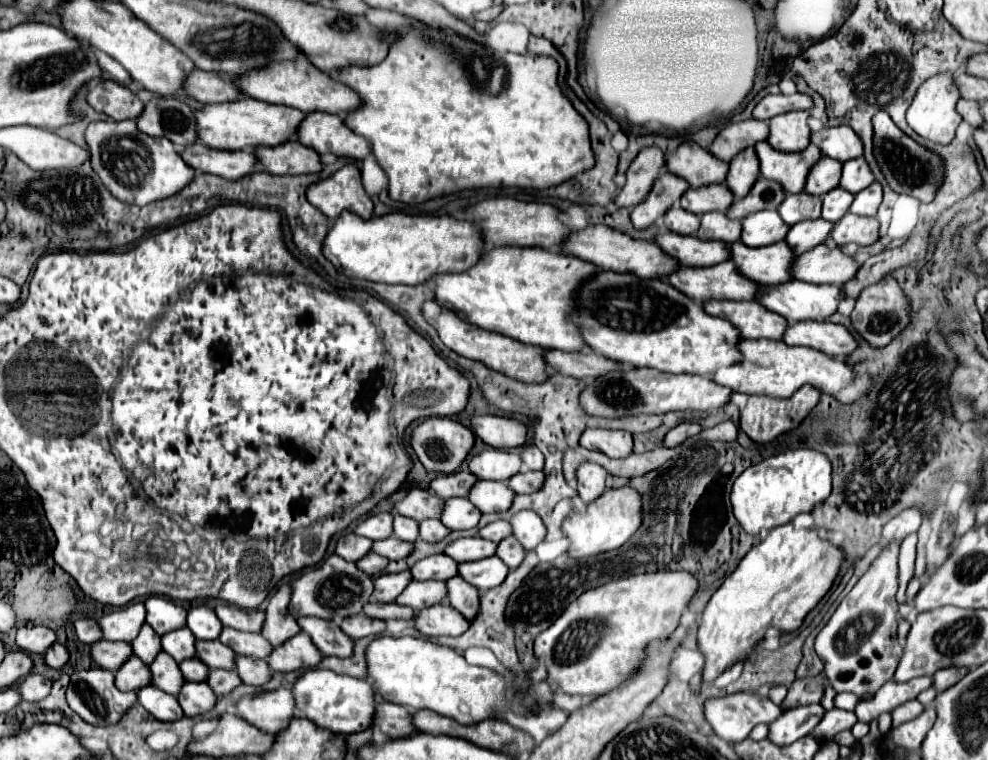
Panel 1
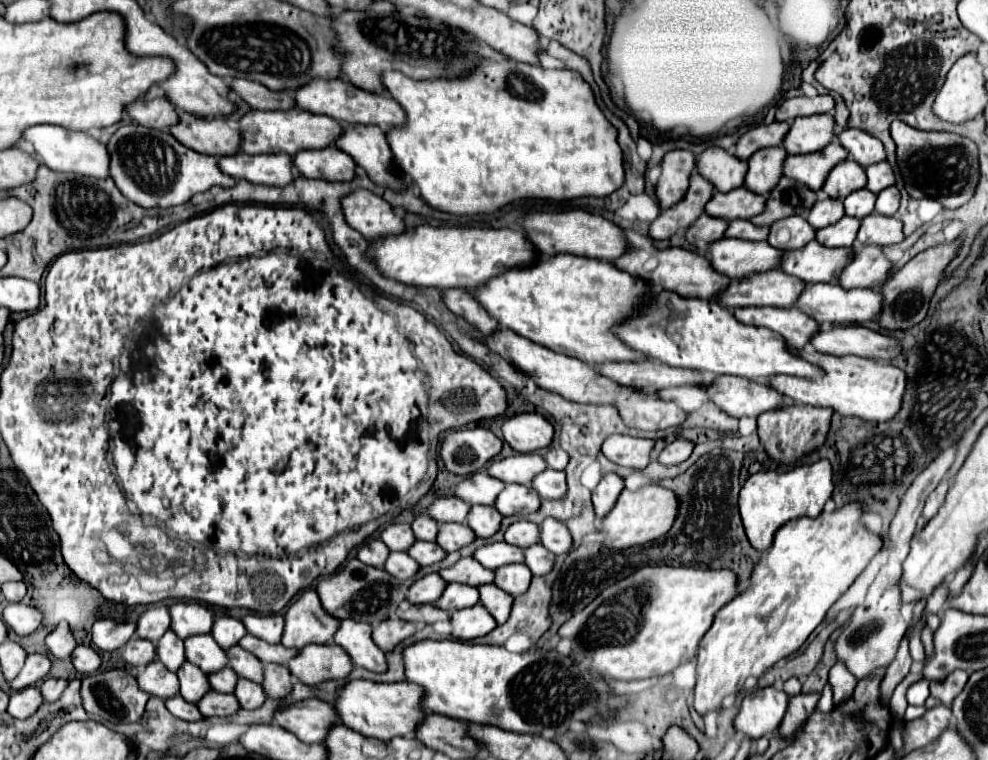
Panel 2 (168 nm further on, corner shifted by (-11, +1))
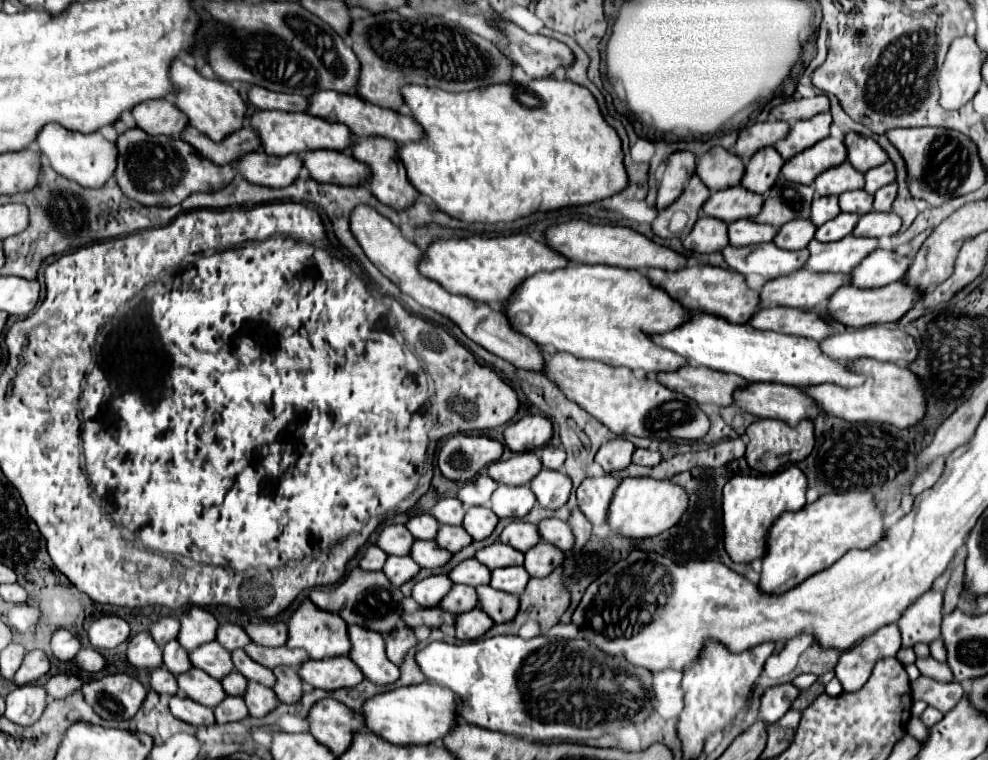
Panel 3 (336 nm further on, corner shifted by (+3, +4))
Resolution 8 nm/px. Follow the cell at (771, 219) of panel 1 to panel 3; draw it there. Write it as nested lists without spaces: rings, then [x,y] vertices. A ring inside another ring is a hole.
[[[794,219],[792,223],[786,223],[782,229],[778,229],[778,235],[774,239],[776,247],[798,251],[808,247],[808,243],[814,239],[816,227],[808,219]]]

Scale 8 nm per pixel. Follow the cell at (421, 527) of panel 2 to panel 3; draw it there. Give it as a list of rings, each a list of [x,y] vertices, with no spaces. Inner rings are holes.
[[[416,515],[406,523],[406,527],[416,539],[434,539],[438,533],[438,523],[432,515]]]

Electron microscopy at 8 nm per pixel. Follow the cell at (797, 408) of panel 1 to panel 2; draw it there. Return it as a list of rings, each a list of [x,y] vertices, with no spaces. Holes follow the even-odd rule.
[[[802,404],[780,406],[758,416],[758,436],[764,442],[764,448],[770,454],[770,458],[790,464],[802,458],[804,454],[812,452],[814,448],[822,446],[830,428],[832,414],[834,414],[832,408],[814,408],[814,406],[802,406]]]

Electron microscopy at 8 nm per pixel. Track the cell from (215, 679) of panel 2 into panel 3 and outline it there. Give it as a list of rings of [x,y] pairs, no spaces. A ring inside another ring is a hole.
[[[232,671],[228,677],[222,679],[222,685],[224,685],[224,691],[228,695],[238,695],[242,697],[244,691],[246,691],[246,685],[248,685],[248,679],[236,671]]]

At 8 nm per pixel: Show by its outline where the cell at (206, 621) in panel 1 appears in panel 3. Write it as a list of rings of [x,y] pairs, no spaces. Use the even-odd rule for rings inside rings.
[[[222,623],[222,625],[218,627],[216,641],[218,641],[224,649],[228,649],[228,651],[244,649],[244,647],[250,643],[246,631],[244,631],[240,625],[234,625],[234,623]]]

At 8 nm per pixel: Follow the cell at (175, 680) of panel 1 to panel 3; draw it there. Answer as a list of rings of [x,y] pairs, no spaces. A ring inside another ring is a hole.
[[[192,669],[188,673],[178,675],[178,687],[182,693],[186,693],[196,703],[212,707],[212,709],[218,707],[226,697],[226,691],[220,679],[214,679],[200,669]]]

